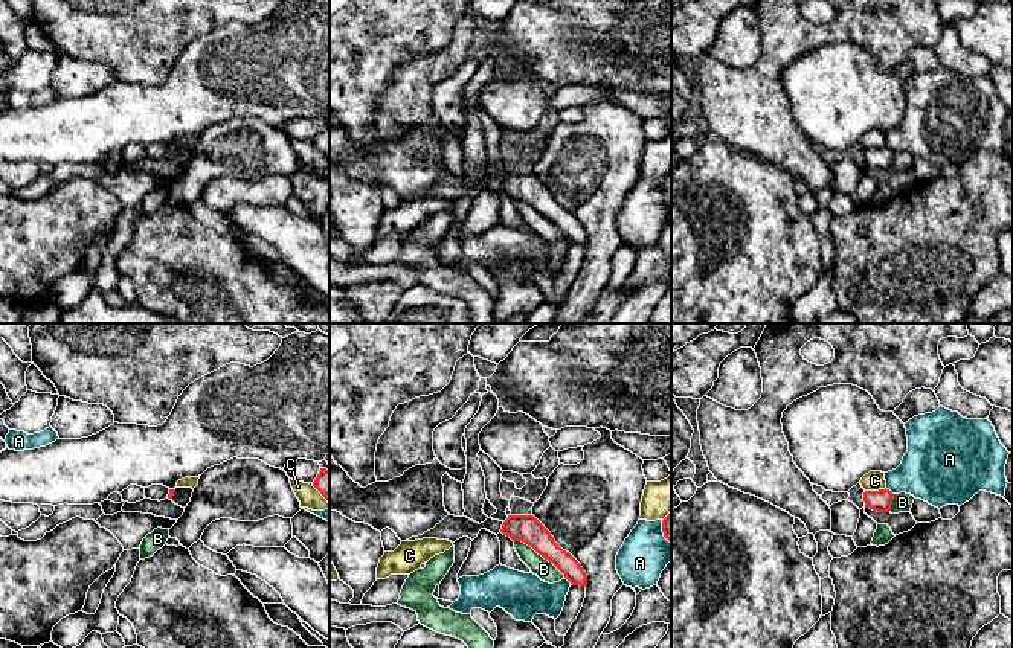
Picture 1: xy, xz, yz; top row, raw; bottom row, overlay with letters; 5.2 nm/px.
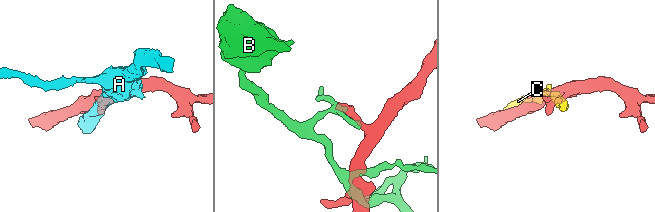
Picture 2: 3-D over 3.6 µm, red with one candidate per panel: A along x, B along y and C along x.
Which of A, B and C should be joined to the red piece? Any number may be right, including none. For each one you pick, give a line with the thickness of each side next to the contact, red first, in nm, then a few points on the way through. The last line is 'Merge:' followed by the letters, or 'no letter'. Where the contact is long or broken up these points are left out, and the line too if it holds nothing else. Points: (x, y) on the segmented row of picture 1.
Merge: no letter

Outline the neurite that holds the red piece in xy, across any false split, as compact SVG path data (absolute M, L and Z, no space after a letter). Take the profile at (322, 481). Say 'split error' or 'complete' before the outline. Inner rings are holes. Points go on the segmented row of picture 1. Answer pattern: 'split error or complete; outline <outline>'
complete; outline M320 468L313 486L328 500L330 503L330 470Z

